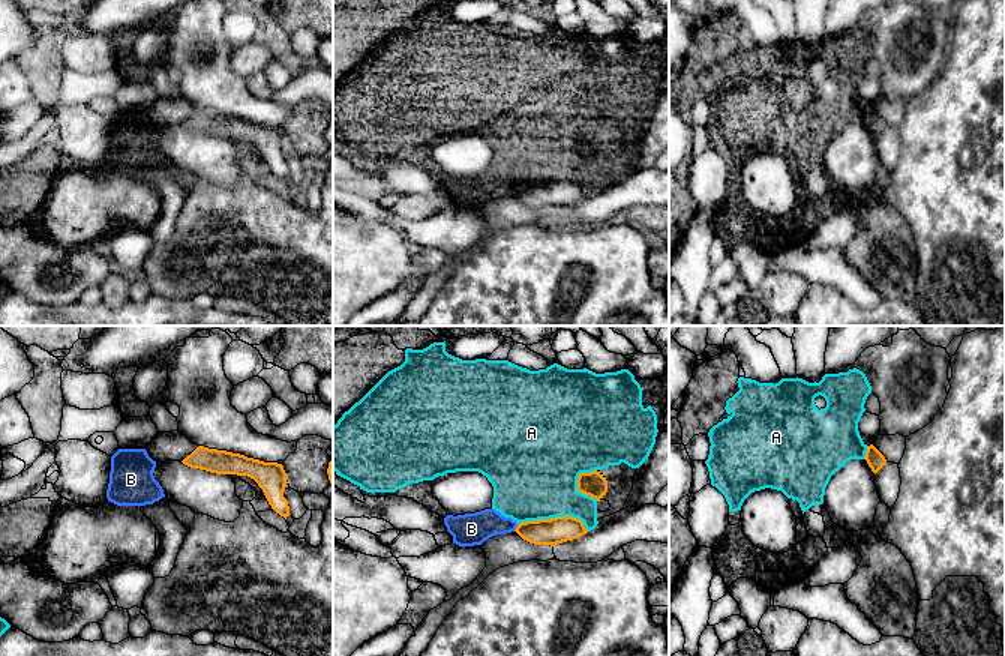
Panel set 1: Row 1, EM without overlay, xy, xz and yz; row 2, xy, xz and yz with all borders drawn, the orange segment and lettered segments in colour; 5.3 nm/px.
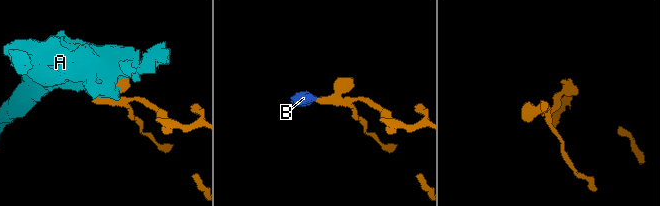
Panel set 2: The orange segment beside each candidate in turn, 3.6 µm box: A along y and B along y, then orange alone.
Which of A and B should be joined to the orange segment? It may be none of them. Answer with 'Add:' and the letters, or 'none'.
Add: none

